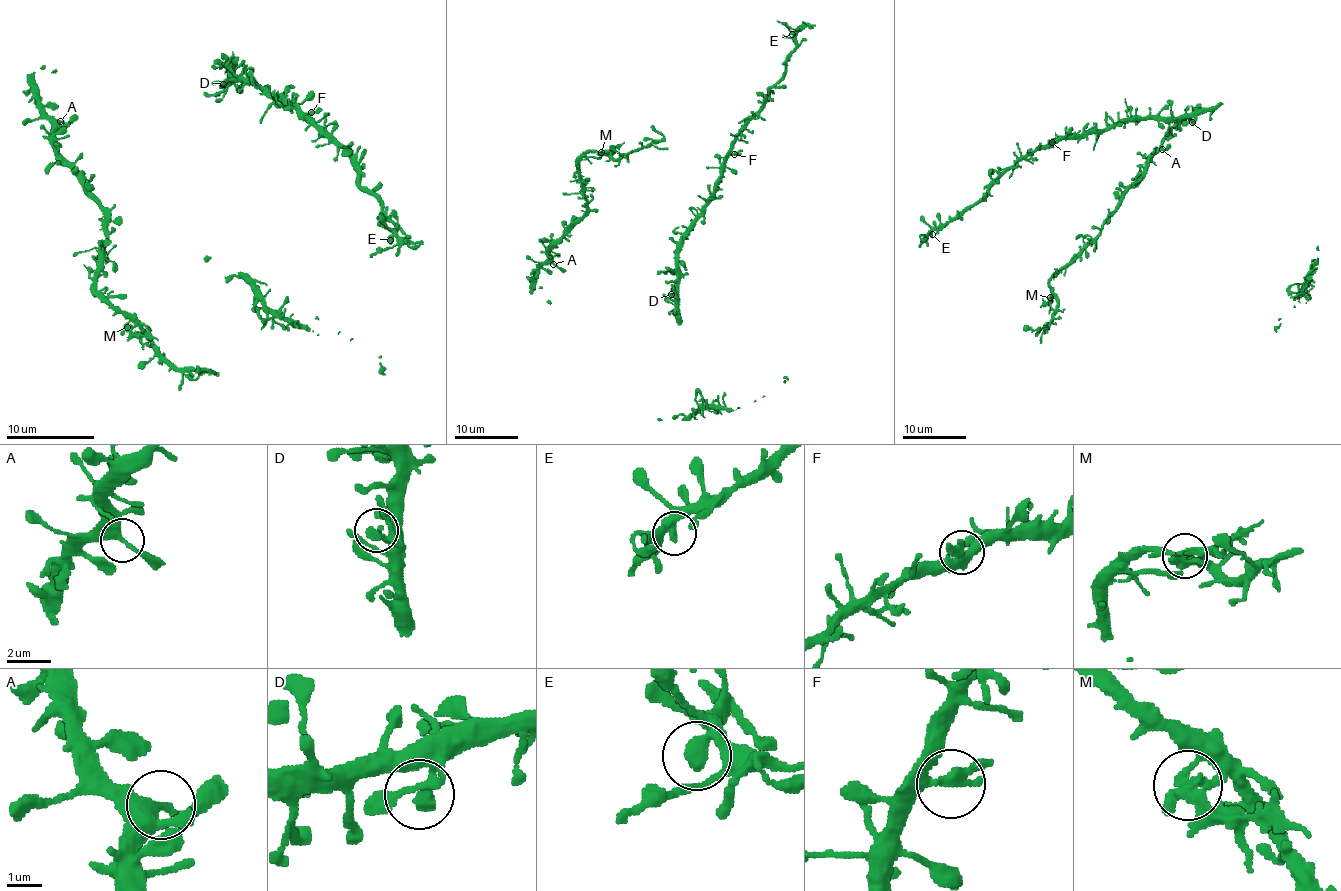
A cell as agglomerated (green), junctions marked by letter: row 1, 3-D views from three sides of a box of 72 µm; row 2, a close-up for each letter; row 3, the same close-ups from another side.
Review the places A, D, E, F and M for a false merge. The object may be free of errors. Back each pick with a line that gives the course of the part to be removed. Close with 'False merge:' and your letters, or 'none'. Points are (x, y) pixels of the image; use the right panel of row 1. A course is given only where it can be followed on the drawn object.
False merge: M

